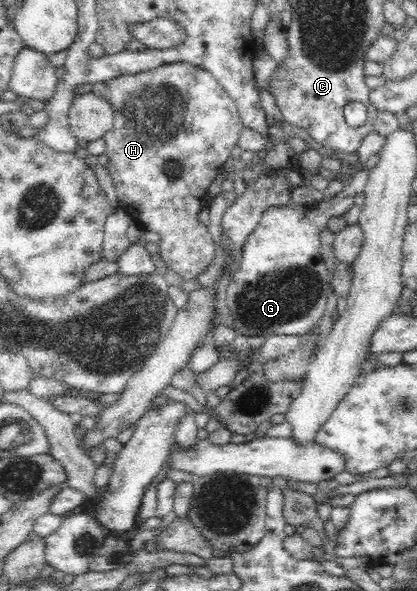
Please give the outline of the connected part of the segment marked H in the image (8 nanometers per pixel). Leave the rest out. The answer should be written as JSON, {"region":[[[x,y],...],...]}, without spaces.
{"region":[[[173,62],[138,74],[116,76],[108,80],[106,86],[108,101],[111,103],[113,110],[115,110],[115,121],[113,128],[105,134],[103,140],[106,146],[105,153],[107,153],[110,158],[107,166],[116,188],[119,208],[126,210],[131,215],[133,223],[140,226],[145,231],[152,230],[161,235],[158,245],[160,247],[160,256],[168,265],[167,270],[177,272],[185,281],[193,280],[193,277],[197,277],[201,272],[205,271],[216,255],[211,233],[209,233],[207,227],[199,221],[197,214],[201,212],[204,206],[204,200],[208,197],[207,192],[209,186],[213,184],[213,180],[217,178],[217,175],[223,172],[225,160],[227,160],[228,156],[236,154],[238,151],[238,136],[241,130],[245,128],[241,120],[241,115],[239,115],[239,109],[236,107],[235,101],[229,96],[229,93],[225,91],[221,83],[217,82],[217,79],[213,77],[213,74],[209,72],[209,70],[198,68],[189,62]]]}

